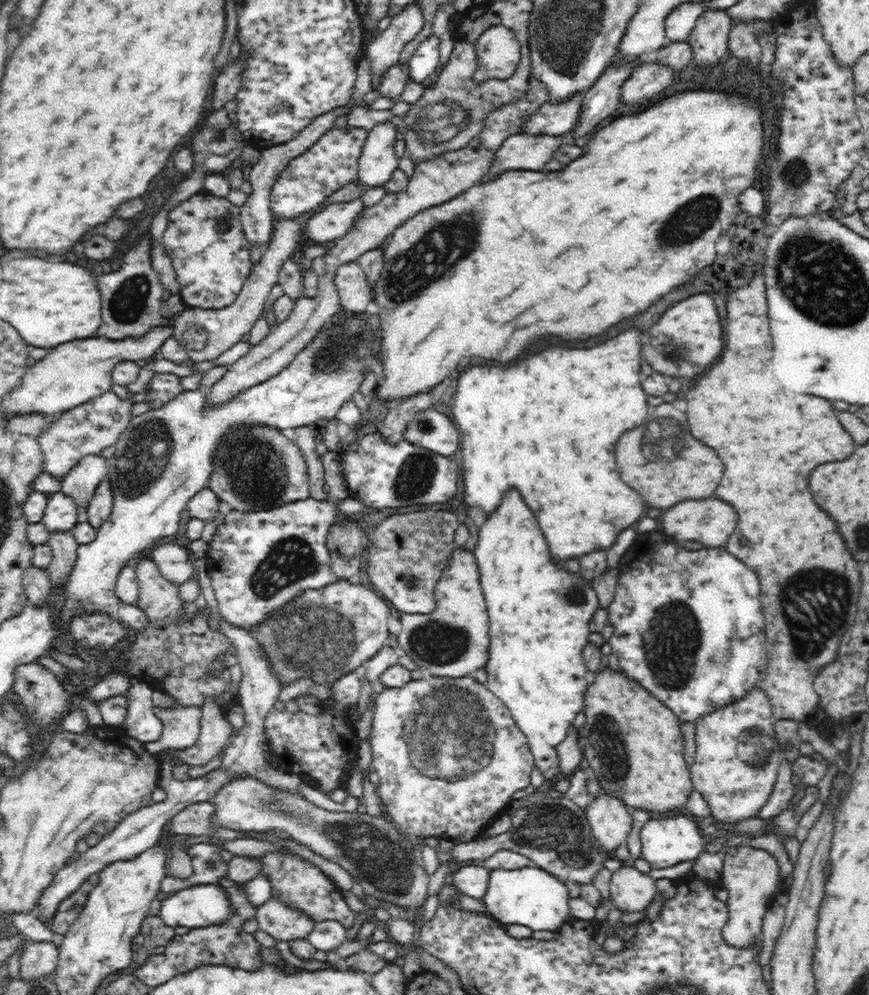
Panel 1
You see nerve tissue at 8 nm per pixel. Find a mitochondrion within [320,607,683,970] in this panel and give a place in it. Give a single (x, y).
(448, 733)

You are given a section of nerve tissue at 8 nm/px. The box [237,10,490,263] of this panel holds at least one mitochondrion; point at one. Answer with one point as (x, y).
(445, 120)

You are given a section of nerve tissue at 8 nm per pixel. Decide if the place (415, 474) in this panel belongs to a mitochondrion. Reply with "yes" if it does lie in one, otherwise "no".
yes

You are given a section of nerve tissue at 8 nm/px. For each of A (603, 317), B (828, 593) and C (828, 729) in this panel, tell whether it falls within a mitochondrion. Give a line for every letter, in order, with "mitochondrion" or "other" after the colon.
A: other
B: mitochondrion
C: other

